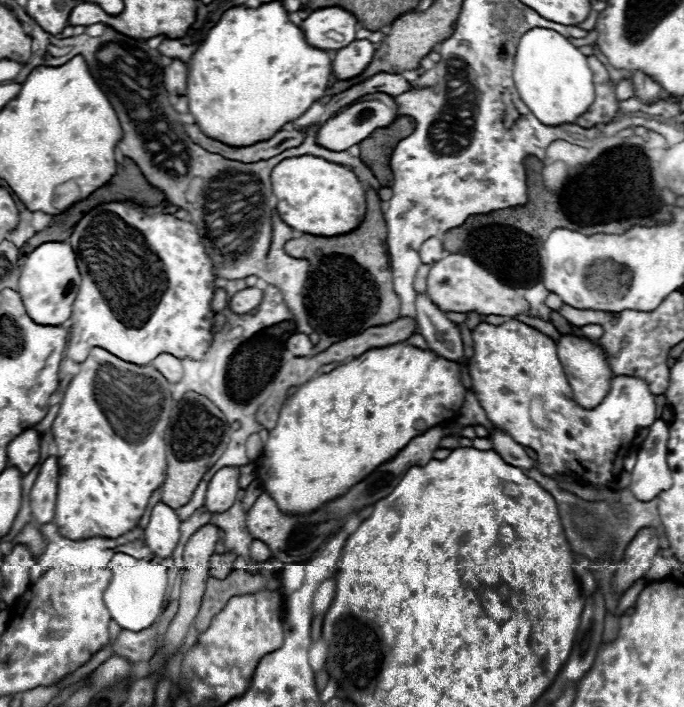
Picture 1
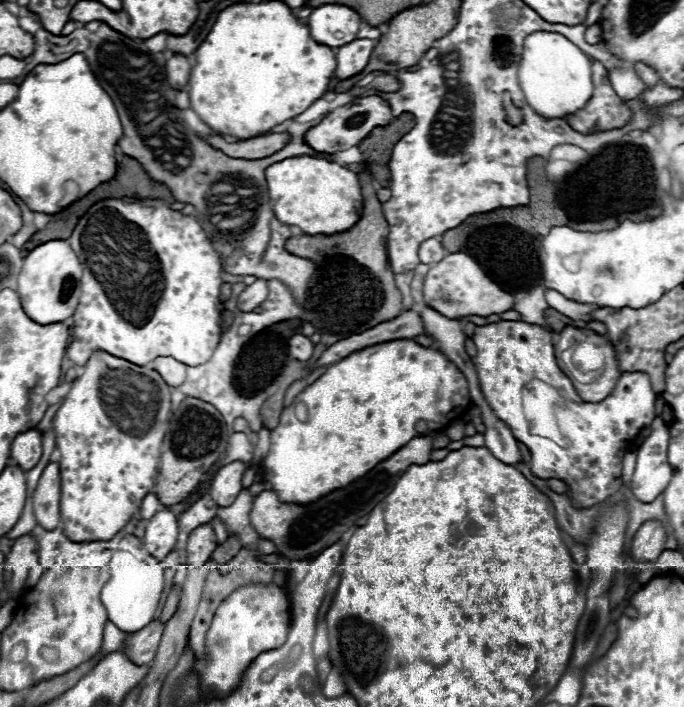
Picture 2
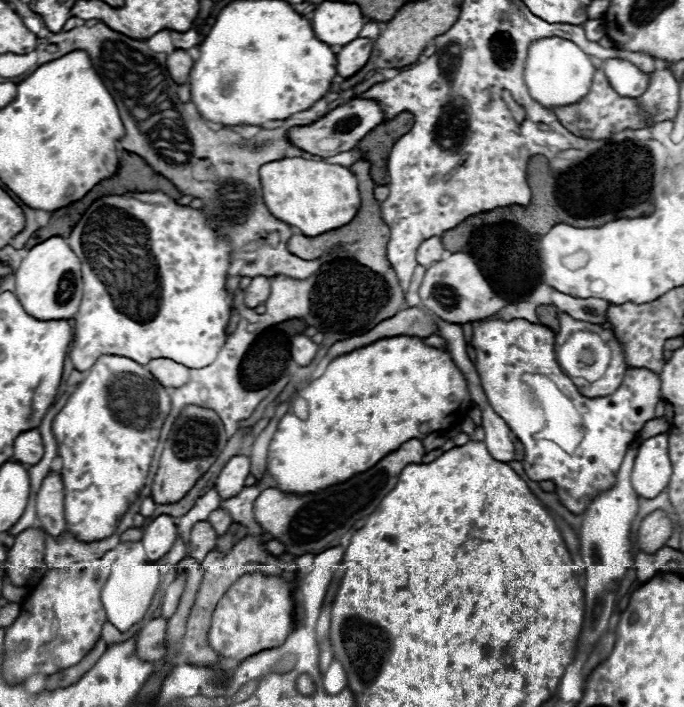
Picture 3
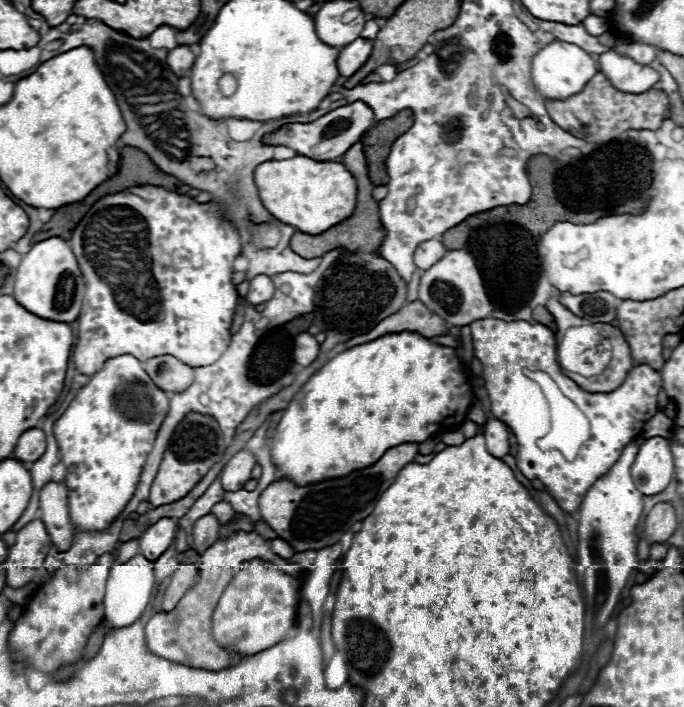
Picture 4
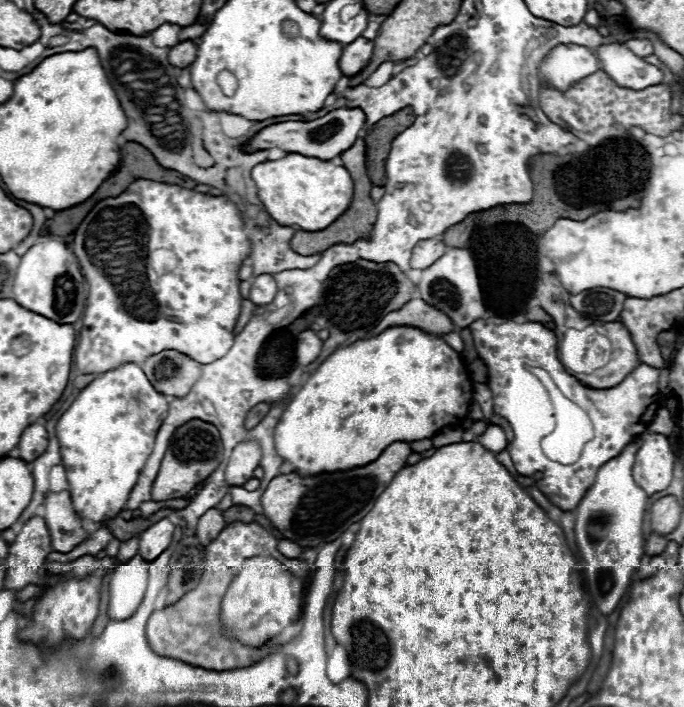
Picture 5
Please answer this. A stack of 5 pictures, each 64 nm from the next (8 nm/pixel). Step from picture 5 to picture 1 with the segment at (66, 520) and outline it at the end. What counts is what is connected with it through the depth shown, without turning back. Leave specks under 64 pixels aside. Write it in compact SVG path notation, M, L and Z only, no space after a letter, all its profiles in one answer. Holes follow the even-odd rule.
M54 456L42 462L38 478L30 490L30 508L38 524L48 524L54 520L58 494L58 460Z

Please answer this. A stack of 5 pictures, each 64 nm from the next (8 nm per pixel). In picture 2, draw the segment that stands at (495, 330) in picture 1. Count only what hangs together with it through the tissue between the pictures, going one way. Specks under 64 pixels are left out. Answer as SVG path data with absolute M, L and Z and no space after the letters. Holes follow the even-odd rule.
M502 320L476 326L472 340L478 350L472 362L480 390L492 412L508 424L522 444L528 446L532 454L528 464L530 470L538 478L564 480L572 488L568 496L574 506L594 506L618 492L622 486L620 476L624 454L630 450L638 432L650 426L656 418L656 392L652 390L650 378L642 372L624 372L602 402L586 404L576 394L570 378L560 370L552 332L542 326ZM544 382L550 382L562 398Z

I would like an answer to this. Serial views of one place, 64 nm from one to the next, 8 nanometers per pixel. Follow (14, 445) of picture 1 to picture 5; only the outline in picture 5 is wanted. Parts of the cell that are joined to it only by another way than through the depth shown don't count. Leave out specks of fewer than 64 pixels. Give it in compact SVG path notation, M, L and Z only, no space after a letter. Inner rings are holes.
M42 424L28 426L20 436L18 448L20 448L20 458L22 460L26 460L26 462L36 460L48 448L48 432L46 432L46 428Z

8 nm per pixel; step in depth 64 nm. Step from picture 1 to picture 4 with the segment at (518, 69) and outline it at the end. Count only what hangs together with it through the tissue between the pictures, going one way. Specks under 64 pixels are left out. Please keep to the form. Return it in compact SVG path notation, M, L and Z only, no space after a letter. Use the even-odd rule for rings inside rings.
M554 40L550 44L546 44L542 50L536 52L536 56L532 58L532 84L536 88L536 92L542 98L550 98L550 100L566 100L578 92L584 90L586 82L598 72L596 68L596 60L582 50L576 44L570 42L562 42L562 40Z

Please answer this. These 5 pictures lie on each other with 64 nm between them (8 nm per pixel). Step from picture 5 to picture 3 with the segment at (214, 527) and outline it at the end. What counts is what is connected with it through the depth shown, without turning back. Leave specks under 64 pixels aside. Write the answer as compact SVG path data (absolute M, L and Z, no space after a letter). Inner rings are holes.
M198 522L194 528L192 528L192 534L190 534L190 546L188 546L188 554L190 558L200 564L206 554L210 550L214 550L216 546L216 532L214 528L210 526L210 522Z

